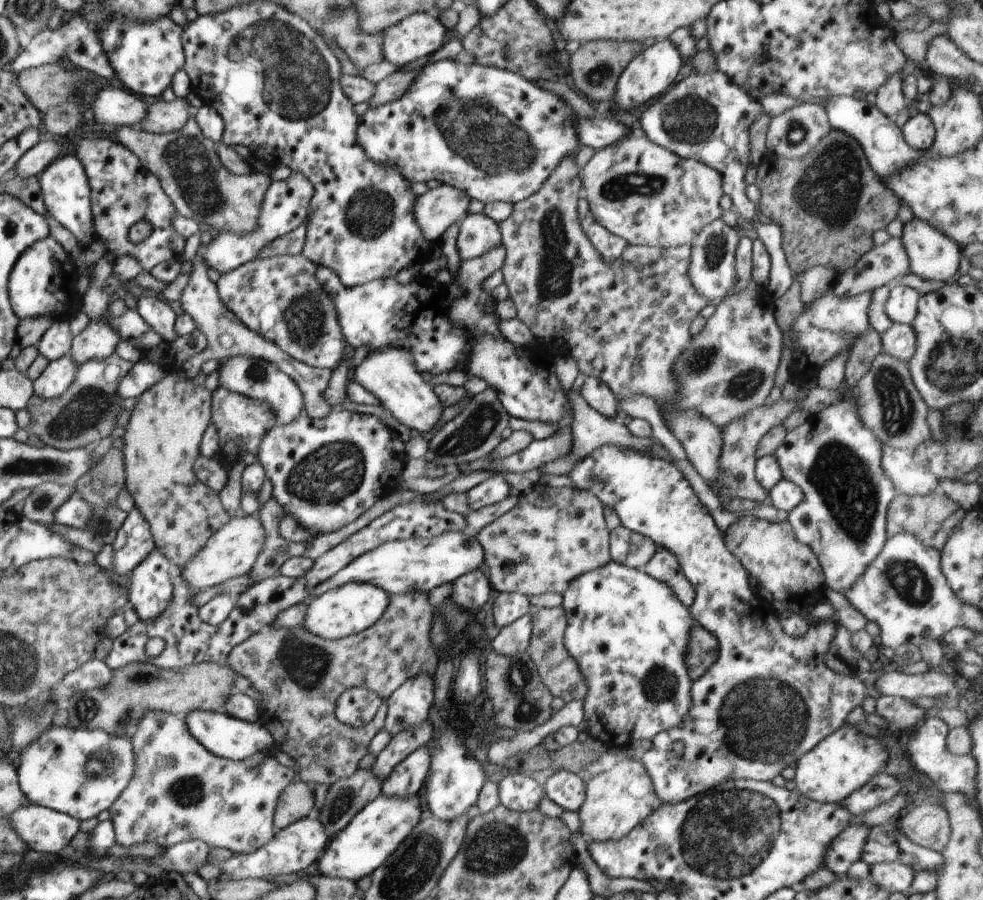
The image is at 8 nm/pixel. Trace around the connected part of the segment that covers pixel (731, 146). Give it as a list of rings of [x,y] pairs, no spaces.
[[[722,71],[693,73],[674,83],[662,96],[652,99],[641,109],[641,129],[648,140],[670,149],[685,159],[703,162],[721,174],[724,194],[732,199],[732,209],[750,220],[771,258],[770,282],[766,290],[774,299],[781,298],[794,282],[793,273],[782,250],[782,232],[776,223],[763,224],[756,219],[758,206],[748,200],[744,174],[750,162],[750,125],[764,114],[760,101],[750,98]]]

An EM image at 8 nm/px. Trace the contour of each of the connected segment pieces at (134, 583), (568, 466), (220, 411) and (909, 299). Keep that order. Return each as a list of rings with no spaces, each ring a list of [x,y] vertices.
[[[154,548],[145,560],[142,560],[129,576],[127,598],[132,603],[136,614],[141,622],[150,623],[152,620],[156,620],[164,610],[166,606],[170,604],[170,600],[174,597],[174,577],[177,569],[158,548]]]
[[[580,393],[573,395],[573,411],[574,422],[572,422],[571,430],[573,435],[573,448],[570,454],[565,457],[559,458],[552,462],[548,462],[540,468],[540,474],[554,474],[554,475],[568,475],[575,465],[580,463],[584,458],[587,458],[594,450],[601,448],[605,445],[613,445],[622,448],[635,449],[636,451],[646,452],[658,458],[666,458],[668,456],[667,450],[653,438],[638,438],[627,430],[627,427],[622,424],[622,419],[619,417],[617,420],[612,421],[600,415],[596,410],[593,410]]]
[[[218,387],[213,392],[211,414],[211,423],[218,432],[219,440],[219,448],[215,453],[216,460],[226,472],[230,470],[232,464],[243,461],[244,452],[256,455],[264,432],[277,425],[276,414],[268,404],[236,392],[230,392],[228,388],[223,387]]]
[[[903,283],[890,286],[890,295],[885,307],[886,315],[893,323],[911,325],[917,314],[917,305],[921,295]]]

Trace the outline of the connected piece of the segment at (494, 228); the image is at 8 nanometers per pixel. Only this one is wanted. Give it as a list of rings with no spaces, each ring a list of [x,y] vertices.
[[[468,213],[459,226],[457,248],[461,261],[480,257],[502,243],[499,224],[486,214]]]

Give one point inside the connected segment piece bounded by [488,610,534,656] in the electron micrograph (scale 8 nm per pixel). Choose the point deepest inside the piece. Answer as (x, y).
(514, 639)

